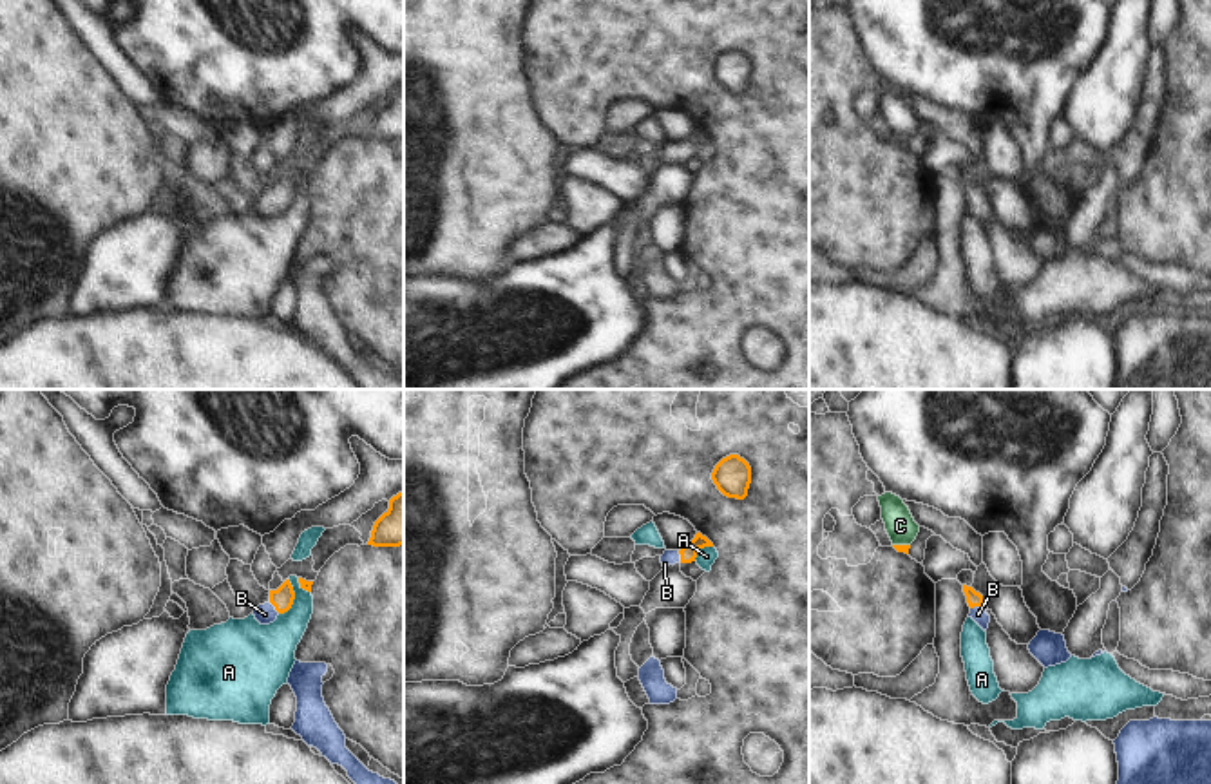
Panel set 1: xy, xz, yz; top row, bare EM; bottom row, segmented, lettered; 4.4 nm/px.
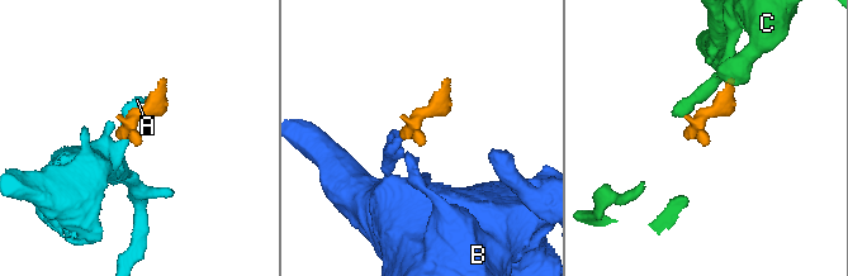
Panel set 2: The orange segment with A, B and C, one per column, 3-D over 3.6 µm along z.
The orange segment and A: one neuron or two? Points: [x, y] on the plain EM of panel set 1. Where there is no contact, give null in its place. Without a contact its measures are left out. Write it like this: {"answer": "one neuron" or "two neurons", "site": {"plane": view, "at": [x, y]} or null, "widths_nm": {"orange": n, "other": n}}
{"answer": "two neurons", "site": {"plane": "xy", "at": [294, 192]}, "widths_nm": {"orange": 100, "other": 220}}

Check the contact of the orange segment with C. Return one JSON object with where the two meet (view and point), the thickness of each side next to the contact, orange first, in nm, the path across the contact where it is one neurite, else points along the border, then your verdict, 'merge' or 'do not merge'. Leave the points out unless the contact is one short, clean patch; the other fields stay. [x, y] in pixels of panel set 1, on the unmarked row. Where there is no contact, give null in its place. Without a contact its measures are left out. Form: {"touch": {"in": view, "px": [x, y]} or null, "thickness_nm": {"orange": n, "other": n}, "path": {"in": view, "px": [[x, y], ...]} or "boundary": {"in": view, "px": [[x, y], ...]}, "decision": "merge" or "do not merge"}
{"touch": {"in": "yz", "px": [902, 140]}, "thickness_nm": {"orange": 30, "other": 140}, "boundary": {"in": "yz", "px": [[893, 138], [909, 140]]}, "decision": "do not merge"}

